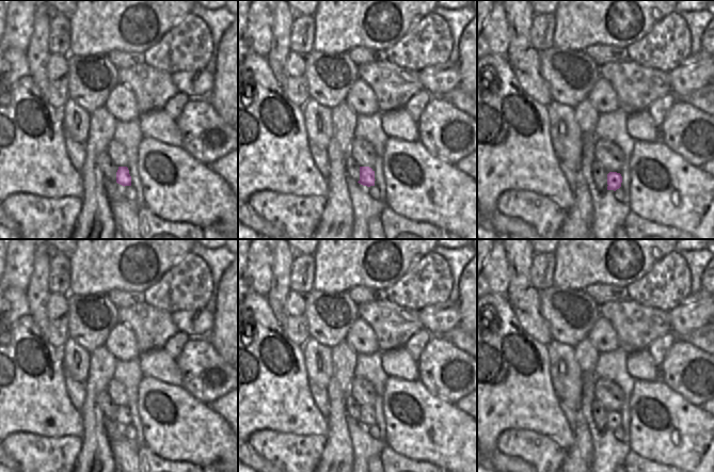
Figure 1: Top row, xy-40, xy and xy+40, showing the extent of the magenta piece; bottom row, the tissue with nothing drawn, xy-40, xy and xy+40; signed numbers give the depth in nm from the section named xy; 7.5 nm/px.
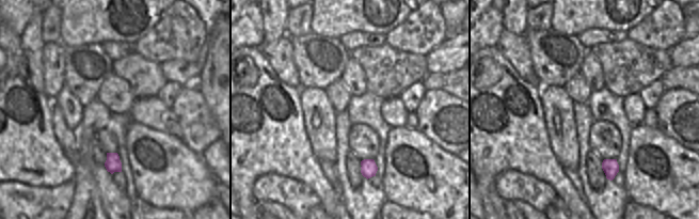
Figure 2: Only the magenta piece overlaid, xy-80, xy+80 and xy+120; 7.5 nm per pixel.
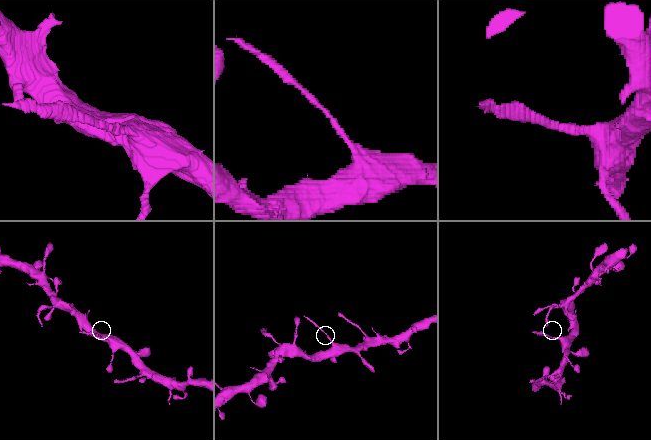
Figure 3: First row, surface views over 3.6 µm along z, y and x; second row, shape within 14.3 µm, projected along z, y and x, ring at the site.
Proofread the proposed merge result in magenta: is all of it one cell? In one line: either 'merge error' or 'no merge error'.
merge error

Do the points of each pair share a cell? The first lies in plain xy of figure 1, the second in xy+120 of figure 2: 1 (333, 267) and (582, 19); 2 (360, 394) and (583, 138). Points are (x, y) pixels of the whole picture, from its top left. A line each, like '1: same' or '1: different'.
1: same
2: different

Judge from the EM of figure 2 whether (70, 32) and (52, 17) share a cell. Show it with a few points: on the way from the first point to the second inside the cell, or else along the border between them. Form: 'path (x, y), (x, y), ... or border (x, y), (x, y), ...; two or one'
border (62, 11), (59, 41); two

